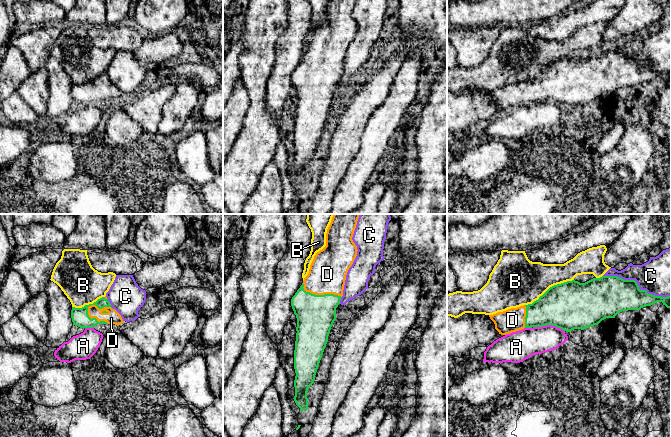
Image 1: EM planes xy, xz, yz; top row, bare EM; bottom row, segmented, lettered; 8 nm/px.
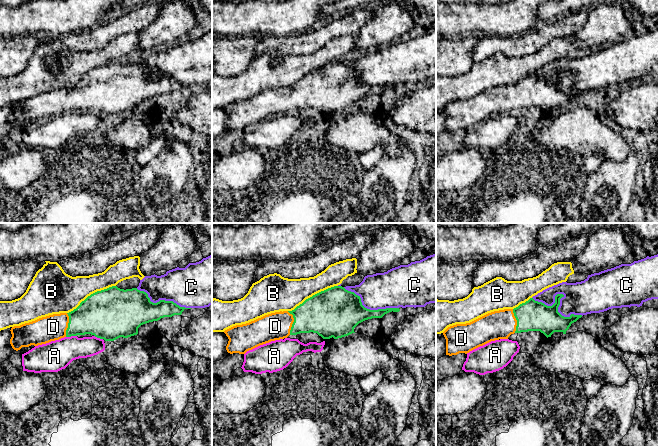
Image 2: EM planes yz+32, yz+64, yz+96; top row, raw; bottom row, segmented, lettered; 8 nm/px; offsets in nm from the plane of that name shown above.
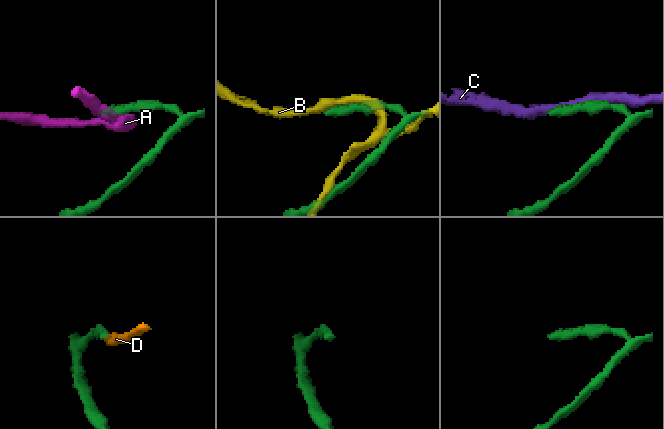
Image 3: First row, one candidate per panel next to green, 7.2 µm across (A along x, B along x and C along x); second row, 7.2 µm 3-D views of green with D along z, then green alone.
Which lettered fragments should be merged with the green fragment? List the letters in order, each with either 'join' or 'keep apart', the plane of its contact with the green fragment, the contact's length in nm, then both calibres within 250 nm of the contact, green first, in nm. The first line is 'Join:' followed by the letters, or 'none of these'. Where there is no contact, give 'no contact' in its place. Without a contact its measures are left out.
Join: D
A: keep apart | yz | 260 nm | 380/220 nm
B: keep apart | yz | 440 nm | 380/380 nm
C: keep apart | yz | 550 nm | 320/340 nm
D: join | xy | 220 nm | 140/110 nm

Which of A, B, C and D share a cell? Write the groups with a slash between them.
A / B / C / D

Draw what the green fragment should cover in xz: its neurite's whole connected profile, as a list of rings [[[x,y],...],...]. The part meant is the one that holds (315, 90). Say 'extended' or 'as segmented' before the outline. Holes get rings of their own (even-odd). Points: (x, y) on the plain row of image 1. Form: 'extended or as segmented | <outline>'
extended | [[[330,0],[326,9],[326,22],[316,29],[309,49],[291,75],[291,82],[297,94],[294,126],[295,172],[300,187],[308,185],[307,168],[314,159],[315,151],[328,118],[331,103],[336,96],[336,84],[341,73],[349,44],[357,32],[357,22],[352,16],[357,0]]]

